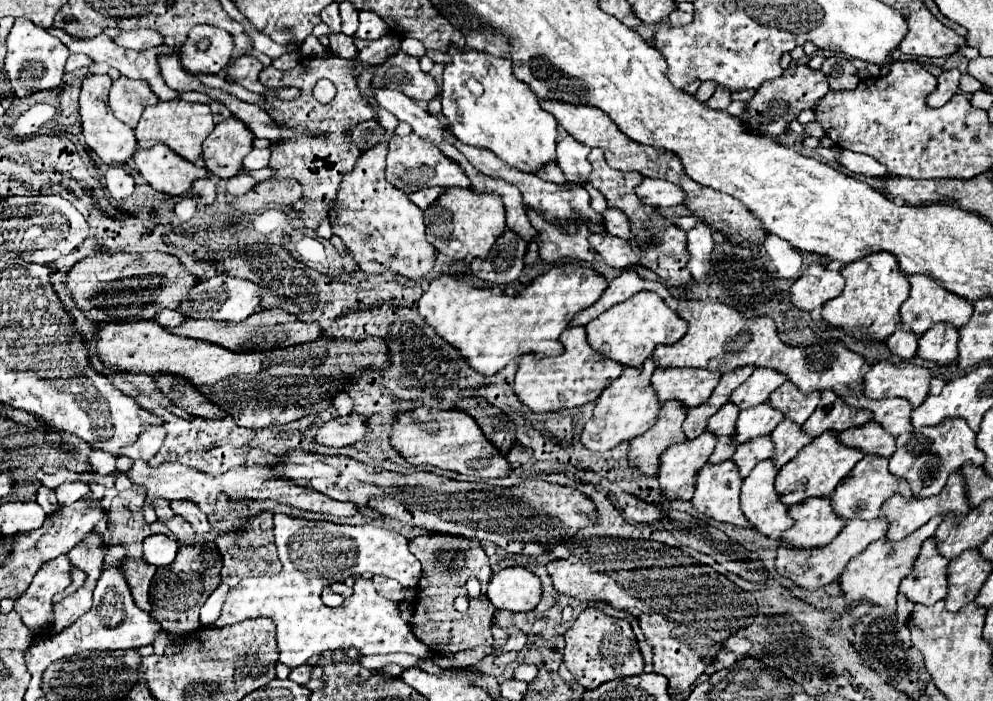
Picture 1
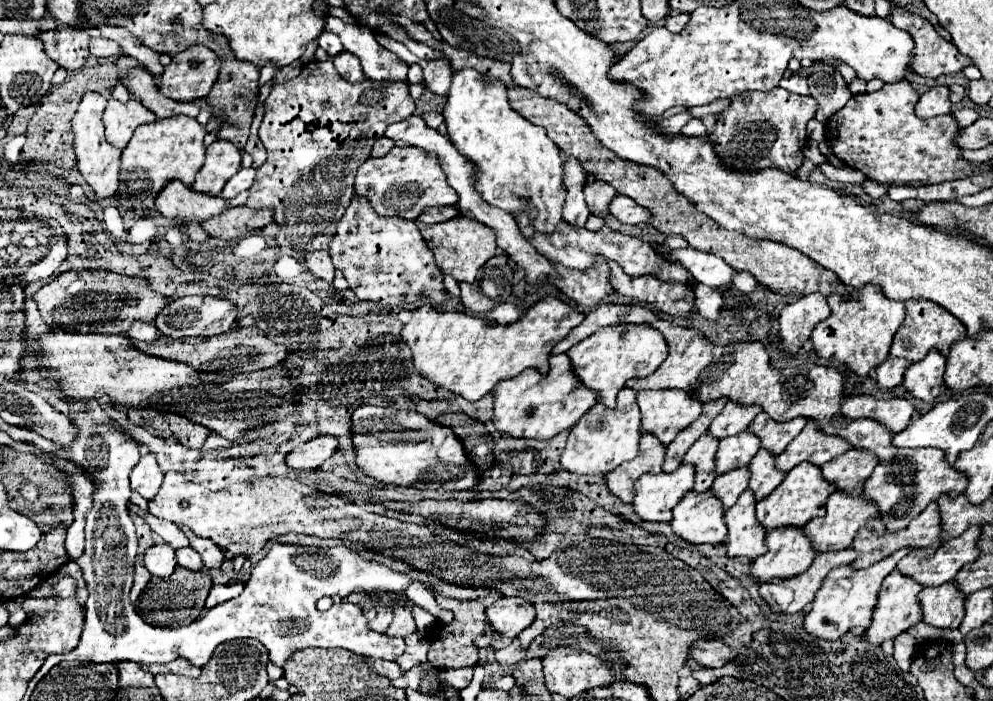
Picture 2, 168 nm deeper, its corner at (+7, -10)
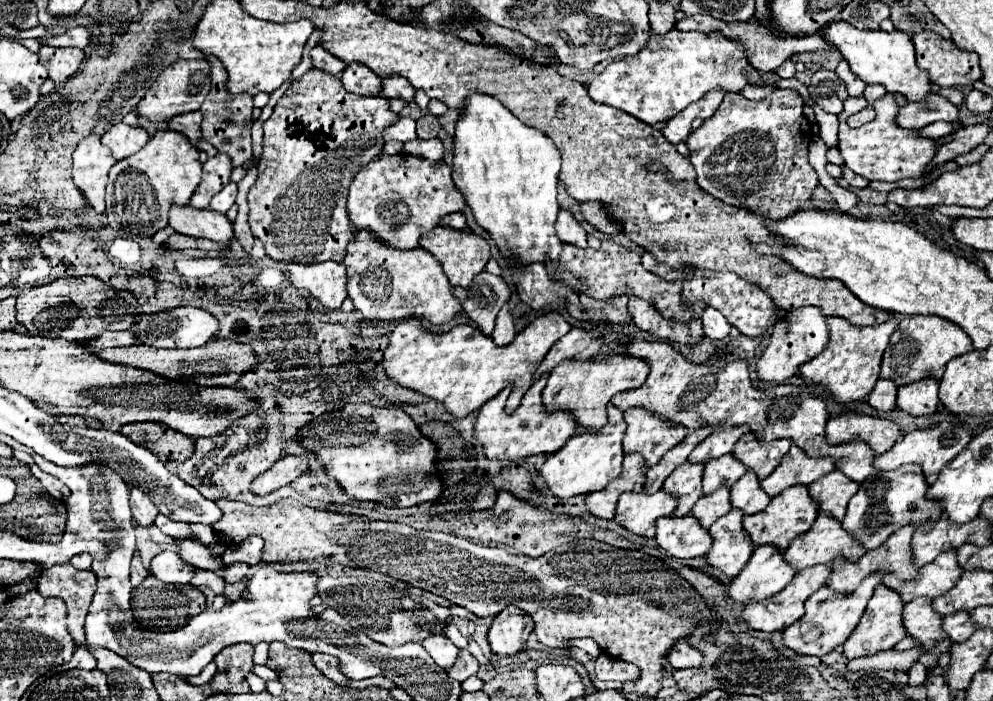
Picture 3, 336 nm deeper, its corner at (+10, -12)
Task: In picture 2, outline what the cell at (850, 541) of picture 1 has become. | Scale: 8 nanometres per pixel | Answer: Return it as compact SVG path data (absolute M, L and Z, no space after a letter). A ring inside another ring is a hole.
M853 548L835 550L835 552L821 552L813 560L813 564L809 566L807 572L803 572L795 578L785 578L785 580L773 578L773 580L761 584L759 592L773 606L775 612L793 614L793 612L805 610L807 604L813 602L815 592L823 584L825 576L833 568L847 564L847 562L853 562L857 556L859 556L859 552L855 552Z

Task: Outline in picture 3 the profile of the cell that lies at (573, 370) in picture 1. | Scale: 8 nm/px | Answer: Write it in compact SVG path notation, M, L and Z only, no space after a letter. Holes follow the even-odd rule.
M546 378L536 380L530 390L524 394L520 406L514 410L512 416L506 416L504 404L510 396L512 388L504 390L504 394L498 394L492 398L492 402L486 402L478 410L474 436L484 448L484 456L490 460L522 460L528 456L538 454L554 454L558 452L564 442L568 442L574 434L576 422L572 422L570 414L546 414L542 408L542 390L546 386Z

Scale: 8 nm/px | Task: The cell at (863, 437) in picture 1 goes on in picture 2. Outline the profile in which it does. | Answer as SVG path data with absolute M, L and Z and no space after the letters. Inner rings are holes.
M851 448L843 456L837 456L835 460L823 464L821 472L823 472L823 478L833 482L839 490L847 490L851 494L861 494L865 480L871 476L871 472L877 464L879 464L879 460L875 454L871 454L867 450Z

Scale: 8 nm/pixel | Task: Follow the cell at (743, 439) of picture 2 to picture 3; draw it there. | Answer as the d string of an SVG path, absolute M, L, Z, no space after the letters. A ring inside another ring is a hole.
M726 454L724 458L716 458L716 462L708 462L704 466L704 476L702 476L704 496L712 494L720 486L730 488L738 478L742 478L744 472L746 472L744 466L740 466L740 462L732 458L732 454Z

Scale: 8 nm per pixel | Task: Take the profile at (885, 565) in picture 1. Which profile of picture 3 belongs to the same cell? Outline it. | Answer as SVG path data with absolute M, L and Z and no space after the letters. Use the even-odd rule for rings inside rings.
M872 574L868 576L854 594L850 596L842 596L842 594L832 594L832 590L826 590L826 586L822 586L816 594L812 594L806 602L806 614L800 618L800 622L794 622L792 626L788 626L788 630L784 630L784 640L782 644L790 650L794 650L796 654L804 654L804 656L824 656L828 652L832 652L834 648L842 646L848 636L852 634L852 630L858 626L864 608L868 604L868 600L872 598L874 588L882 582L884 574Z

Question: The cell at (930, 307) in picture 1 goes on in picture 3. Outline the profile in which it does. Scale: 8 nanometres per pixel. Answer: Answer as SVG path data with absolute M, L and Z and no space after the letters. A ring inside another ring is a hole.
M904 316L898 322L898 328L890 336L890 344L882 358L880 378L890 378L896 386L904 386L910 382L918 382L922 378L940 380L944 374L944 366L962 354L972 350L972 340L960 326L952 326L952 322L944 322L942 318L908 318Z

